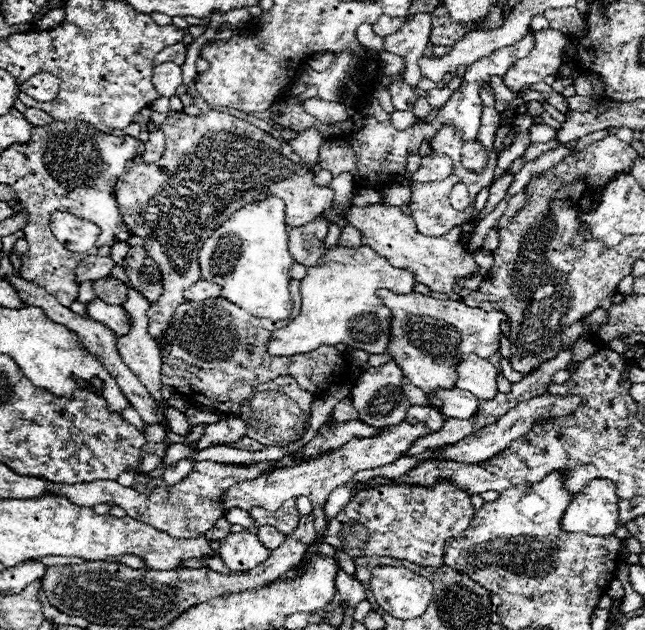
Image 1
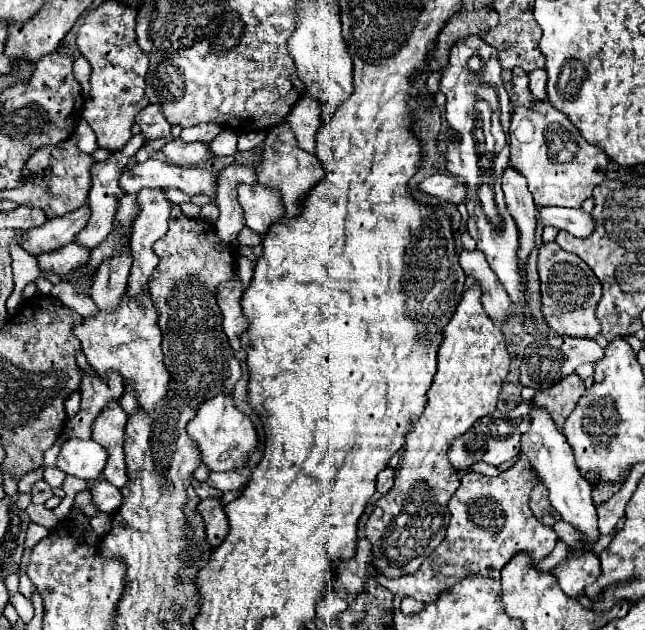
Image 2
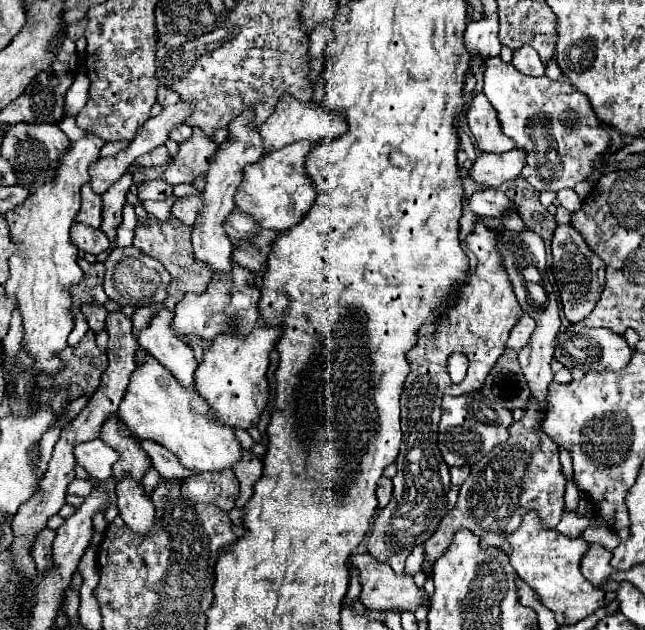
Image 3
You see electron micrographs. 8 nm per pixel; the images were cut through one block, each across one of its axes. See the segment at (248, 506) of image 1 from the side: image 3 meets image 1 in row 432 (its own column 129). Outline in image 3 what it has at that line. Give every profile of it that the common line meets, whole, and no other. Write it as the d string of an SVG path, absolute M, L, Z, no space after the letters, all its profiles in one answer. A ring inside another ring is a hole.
M138 350L136 358L138 362L126 386L122 406L118 406L118 414L124 418L126 426L134 430L138 438L152 440L168 448L190 470L208 472L232 468L232 464L242 456L242 448L234 436L234 430L214 422L210 418L210 408L198 396L198 392L180 386L180 382L160 362L156 362L154 356Z

